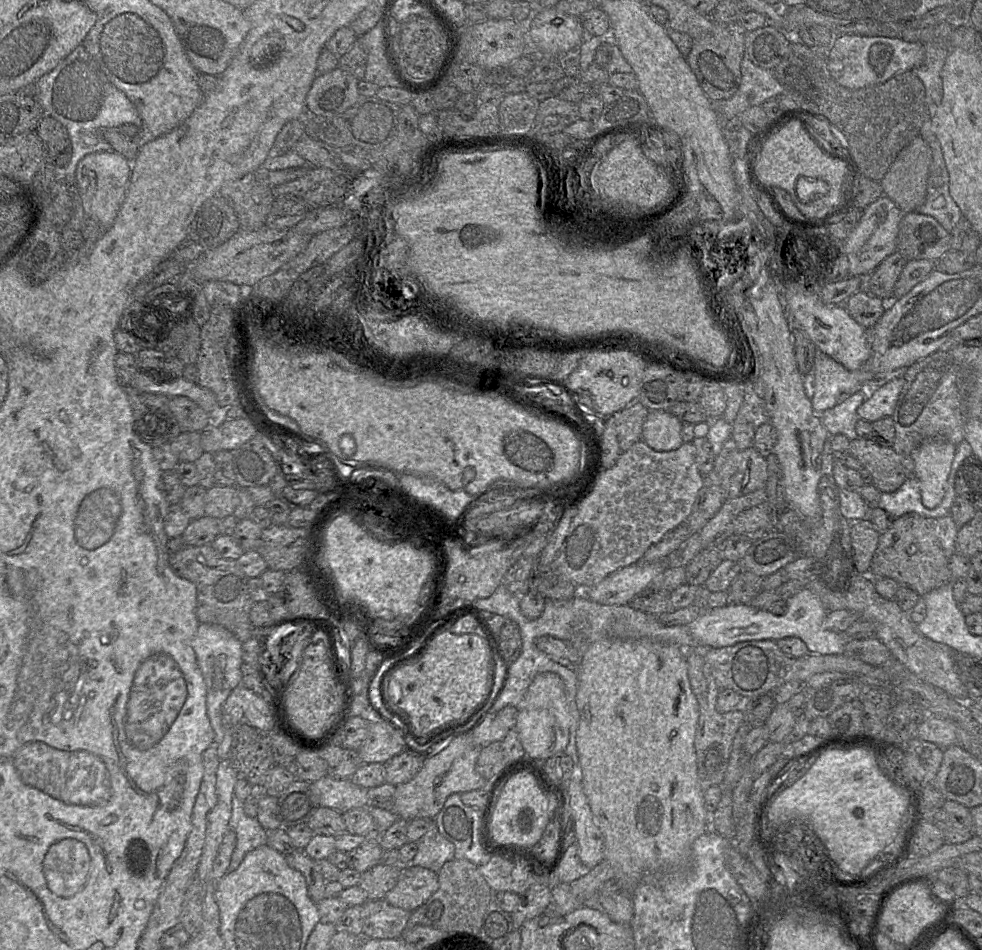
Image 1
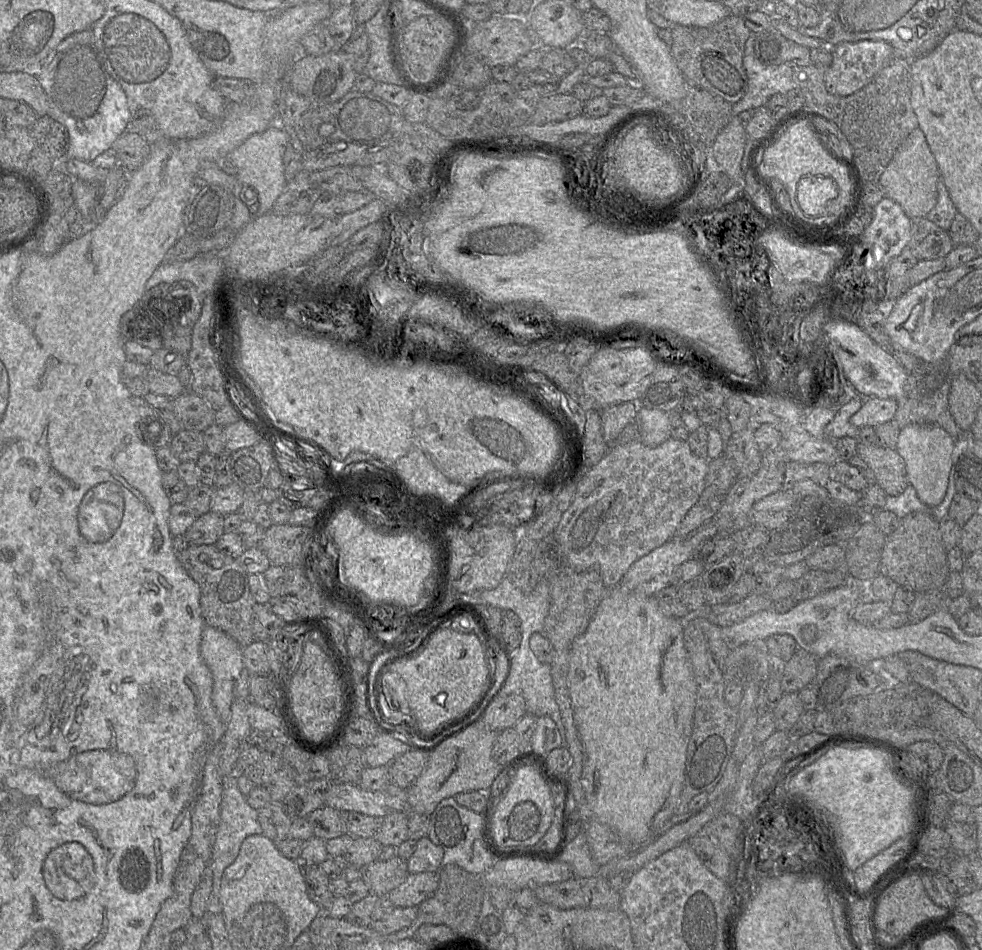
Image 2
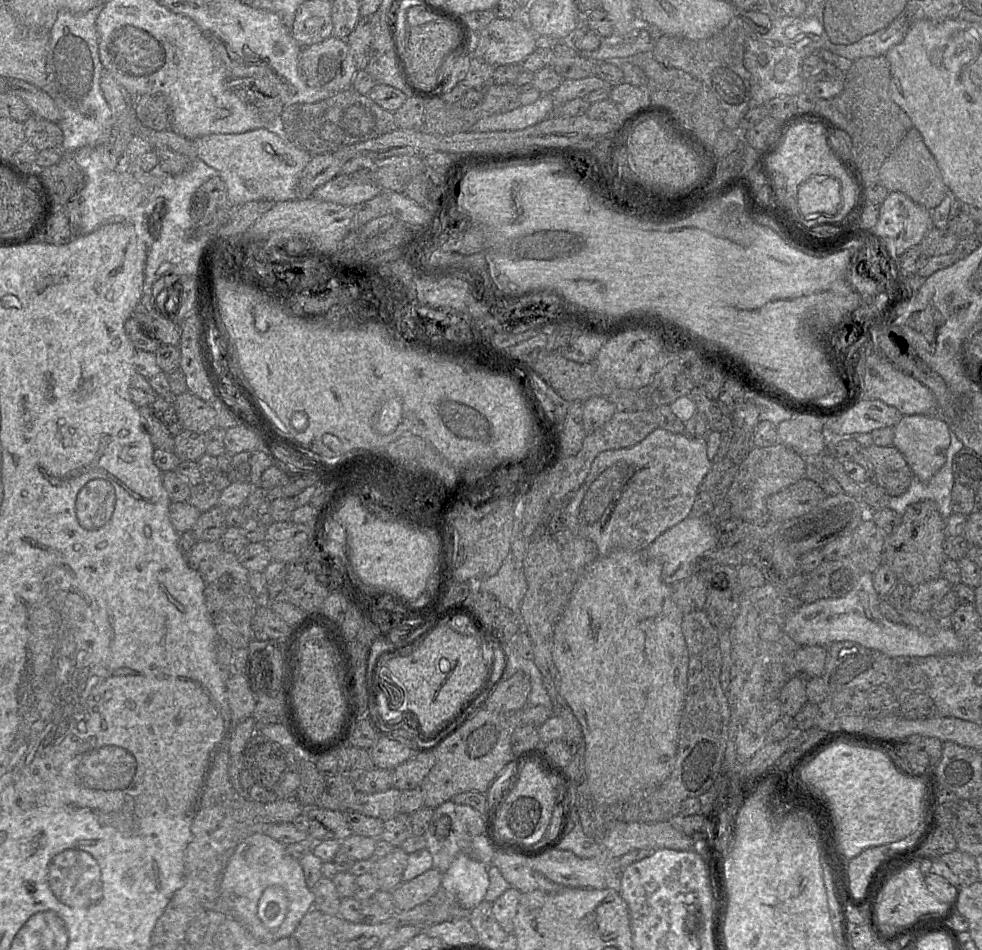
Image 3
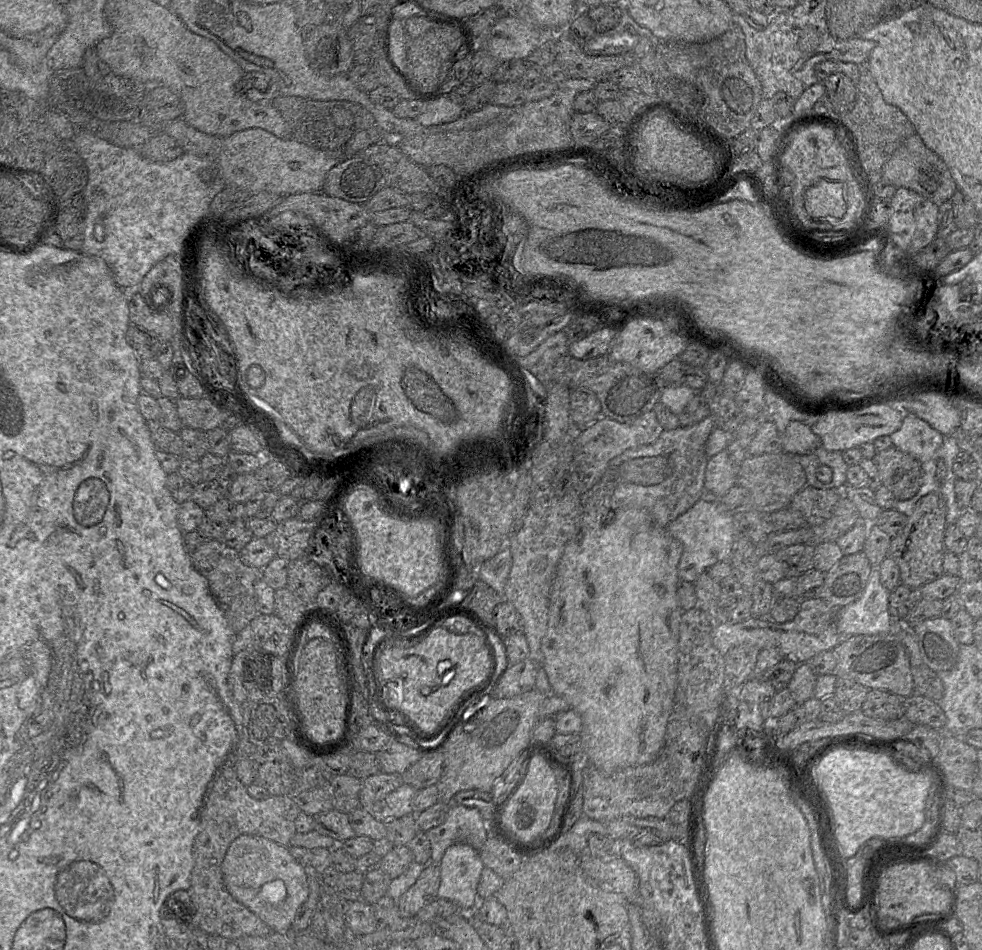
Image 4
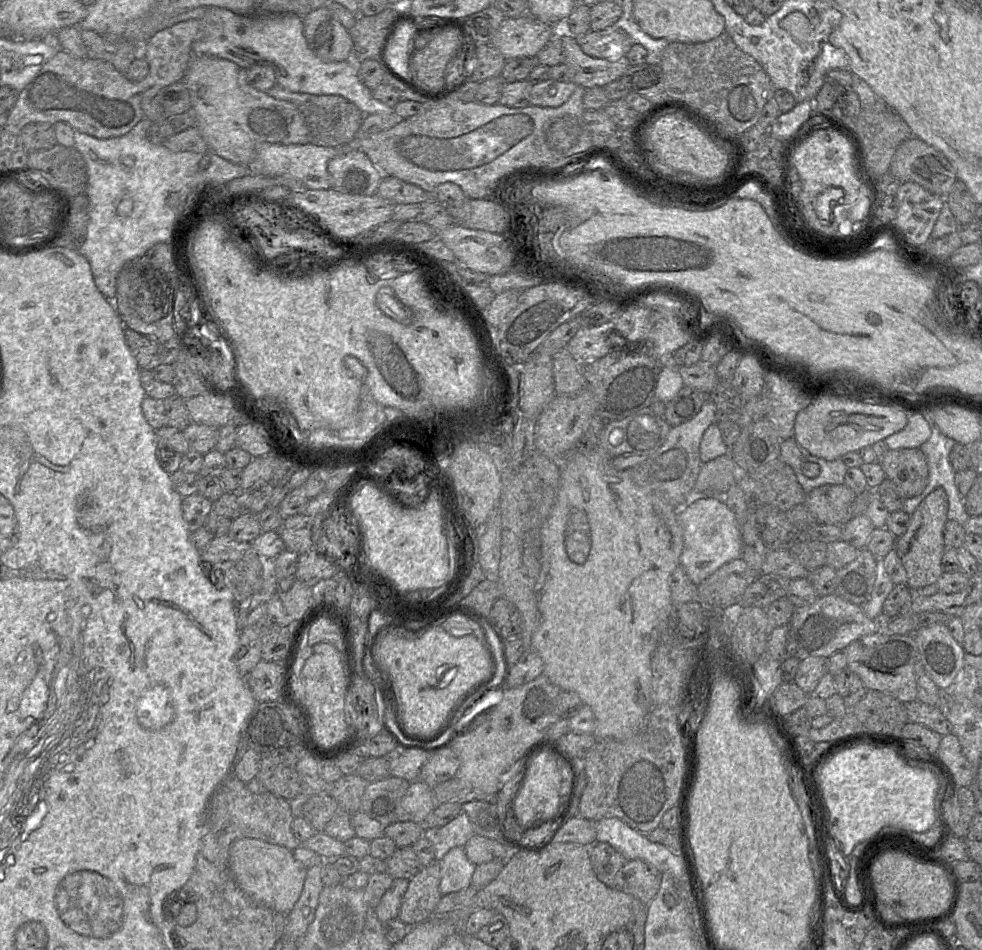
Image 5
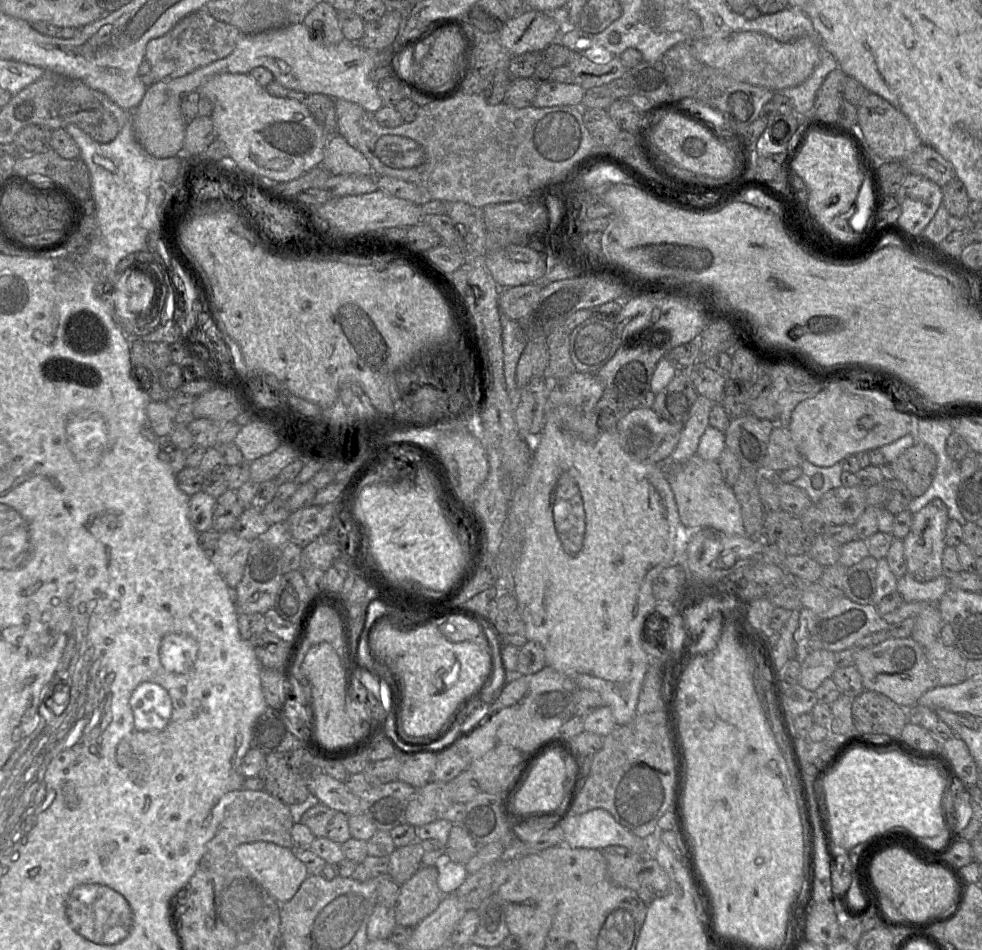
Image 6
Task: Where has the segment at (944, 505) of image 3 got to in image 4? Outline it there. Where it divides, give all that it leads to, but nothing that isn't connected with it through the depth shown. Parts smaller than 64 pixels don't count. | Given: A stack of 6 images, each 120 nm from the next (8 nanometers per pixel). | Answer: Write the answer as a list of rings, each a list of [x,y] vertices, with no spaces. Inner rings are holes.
[[[944,436],[941,446],[935,451],[933,456],[921,463],[920,489],[918,493],[912,499],[897,501],[895,509],[909,517],[922,497],[932,492],[940,493],[945,498],[947,504],[947,525],[956,525],[964,511],[960,509],[957,503],[955,483],[958,478],[953,472],[953,462],[960,451],[954,436]]]

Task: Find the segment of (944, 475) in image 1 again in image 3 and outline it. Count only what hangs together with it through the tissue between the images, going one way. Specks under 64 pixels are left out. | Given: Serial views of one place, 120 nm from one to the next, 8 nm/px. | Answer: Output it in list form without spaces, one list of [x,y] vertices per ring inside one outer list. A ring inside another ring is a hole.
[[[913,414],[901,415],[894,426],[892,445],[902,453],[914,477],[928,482],[944,465],[950,441],[950,425],[942,416]]]

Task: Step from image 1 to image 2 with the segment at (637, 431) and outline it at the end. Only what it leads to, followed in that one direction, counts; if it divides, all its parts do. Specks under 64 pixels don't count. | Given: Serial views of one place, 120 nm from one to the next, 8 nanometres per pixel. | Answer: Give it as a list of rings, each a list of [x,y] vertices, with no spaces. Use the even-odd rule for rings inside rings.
[[[635,401],[600,409],[602,435],[605,442],[613,442],[628,423],[634,422],[638,410],[639,405]]]

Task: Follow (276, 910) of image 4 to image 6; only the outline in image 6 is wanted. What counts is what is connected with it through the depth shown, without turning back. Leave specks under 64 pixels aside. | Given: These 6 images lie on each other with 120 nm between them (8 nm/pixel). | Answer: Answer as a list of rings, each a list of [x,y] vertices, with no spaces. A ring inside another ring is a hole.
[[[255,841],[237,846],[237,858],[257,882],[278,902],[289,901],[298,891],[302,882],[308,877],[303,862],[294,854],[293,848],[280,846],[268,841]]]

